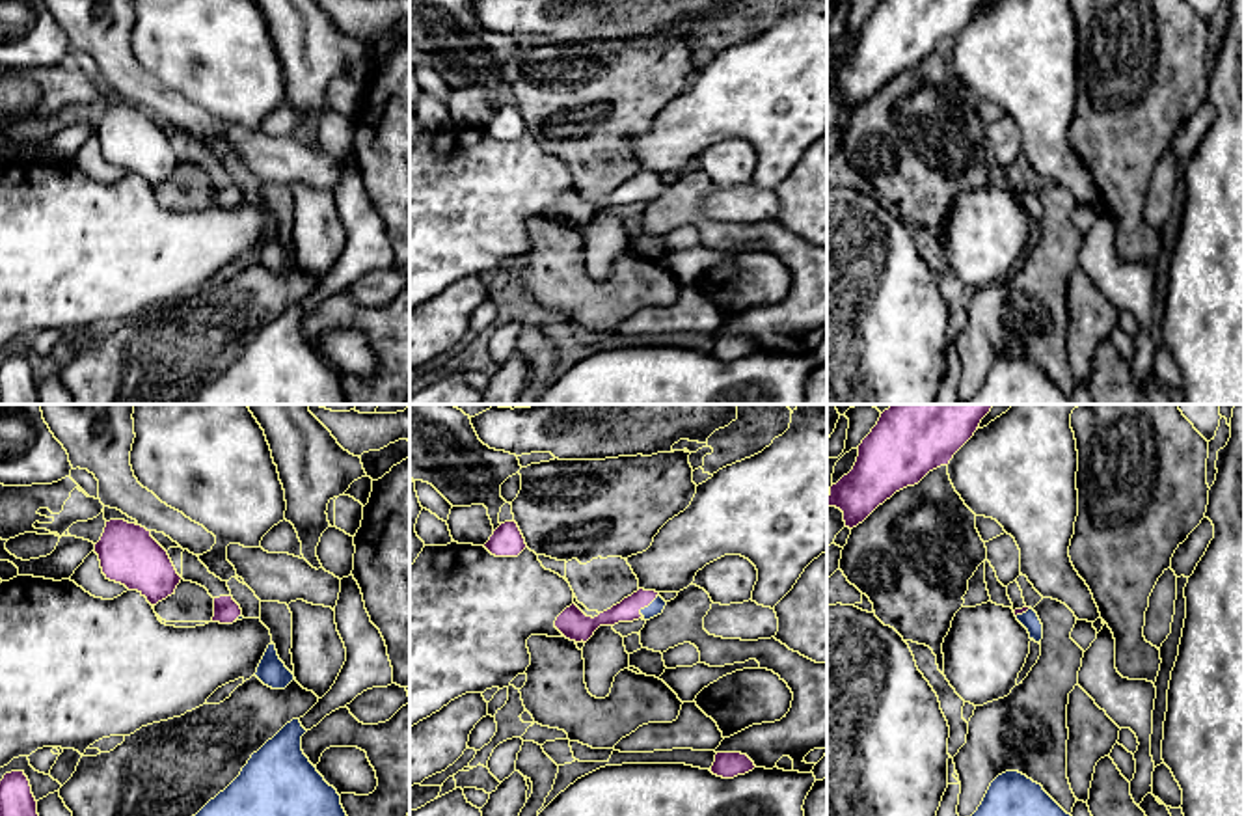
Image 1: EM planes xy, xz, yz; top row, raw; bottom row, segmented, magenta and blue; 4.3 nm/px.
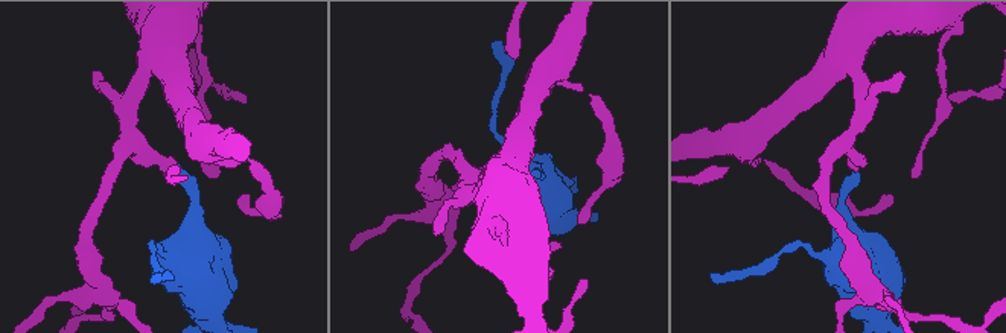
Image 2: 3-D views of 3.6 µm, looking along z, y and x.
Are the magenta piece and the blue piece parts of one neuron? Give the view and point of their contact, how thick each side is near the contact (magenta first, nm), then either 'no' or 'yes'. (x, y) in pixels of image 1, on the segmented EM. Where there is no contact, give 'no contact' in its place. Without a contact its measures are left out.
xz (647, 606) | 100/70 nm | yes

